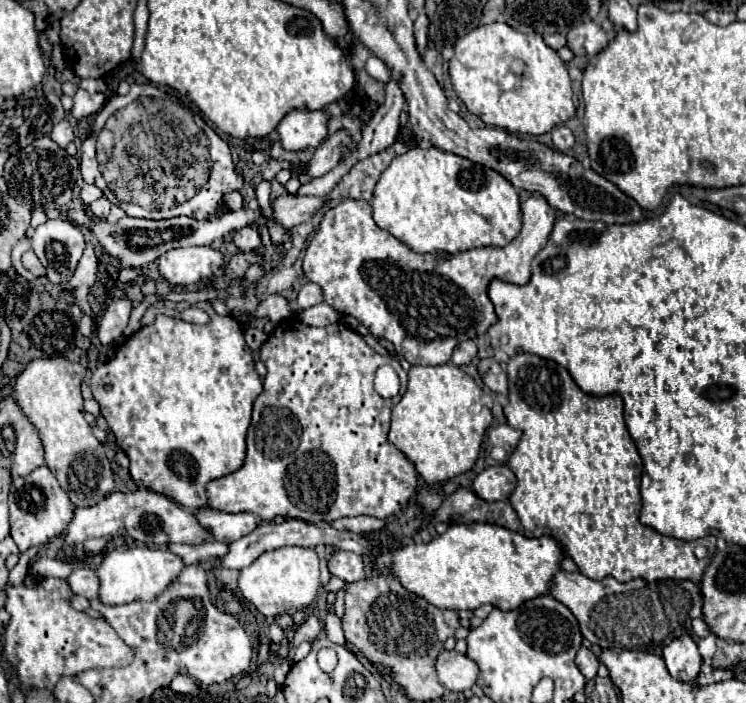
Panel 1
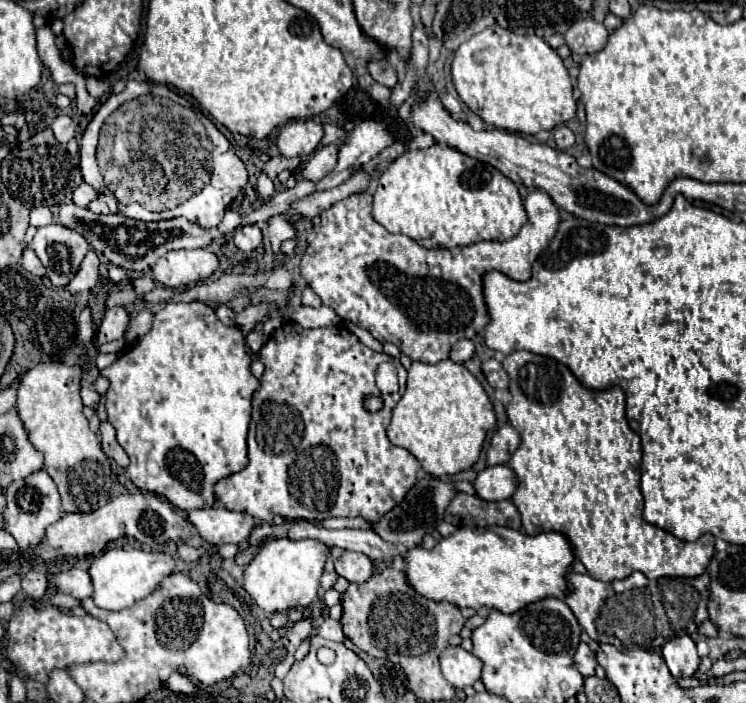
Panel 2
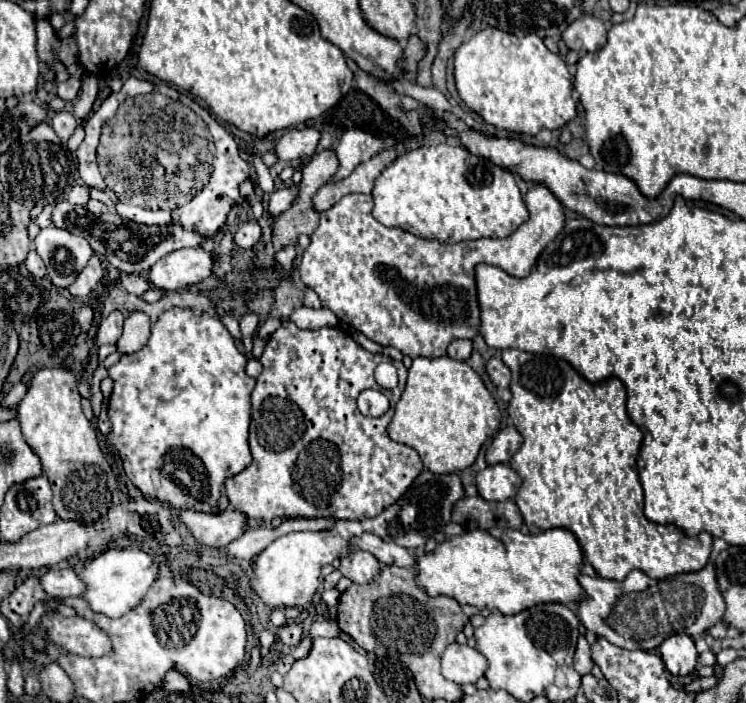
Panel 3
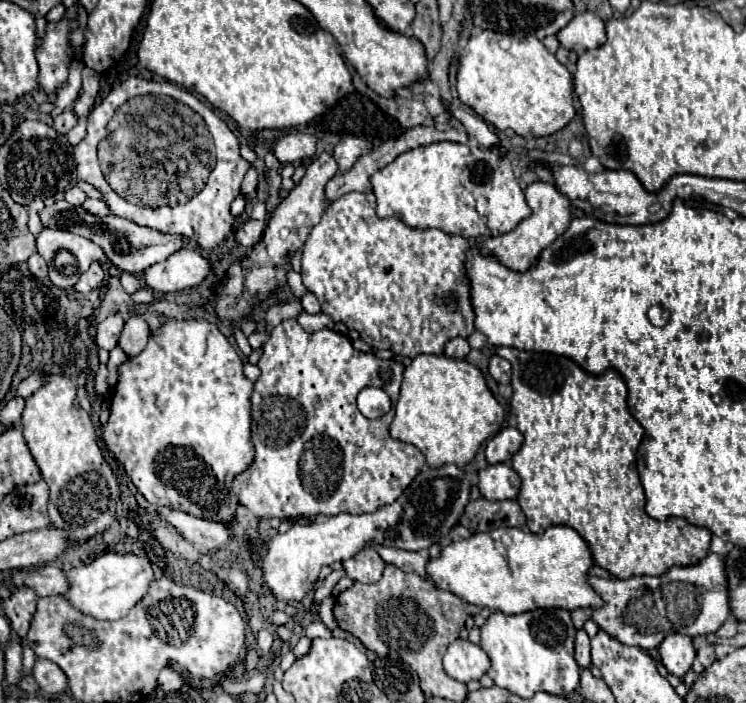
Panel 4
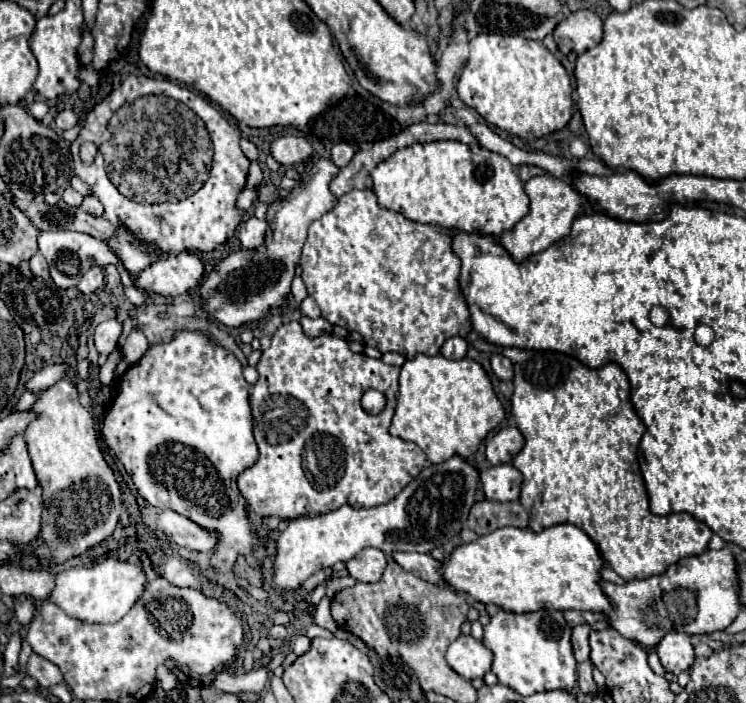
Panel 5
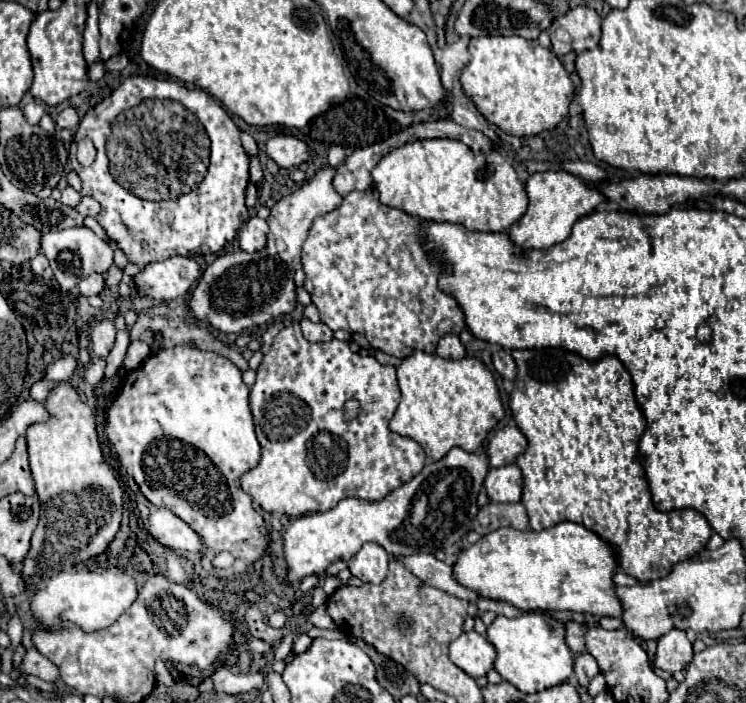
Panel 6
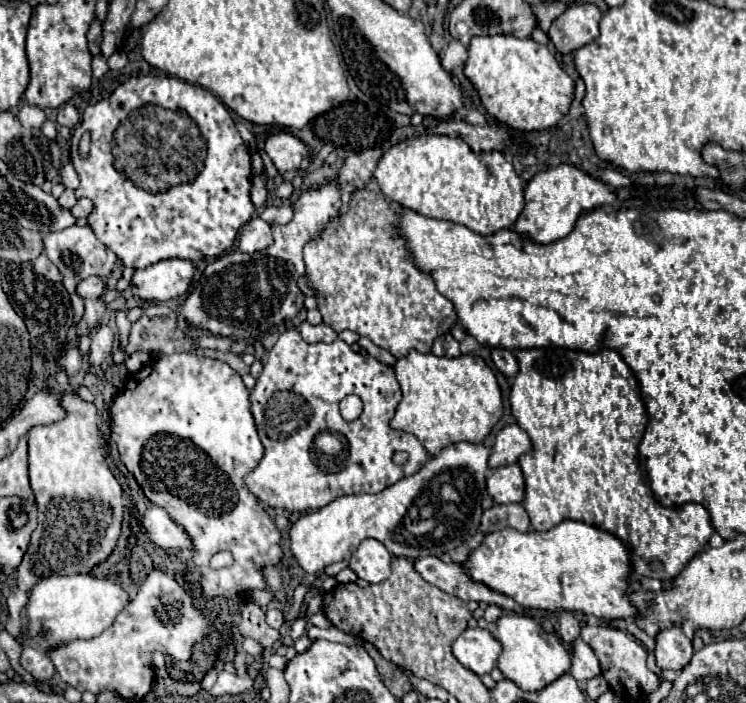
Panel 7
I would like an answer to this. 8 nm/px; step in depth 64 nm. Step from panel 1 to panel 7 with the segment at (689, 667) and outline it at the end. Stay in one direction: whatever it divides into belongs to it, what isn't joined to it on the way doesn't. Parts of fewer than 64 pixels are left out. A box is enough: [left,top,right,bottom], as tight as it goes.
[654,626,692,670]

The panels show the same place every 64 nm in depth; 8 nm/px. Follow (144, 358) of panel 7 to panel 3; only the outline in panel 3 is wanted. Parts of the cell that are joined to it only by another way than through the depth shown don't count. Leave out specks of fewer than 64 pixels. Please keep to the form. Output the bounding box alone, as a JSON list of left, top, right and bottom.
[116,312,150,354]

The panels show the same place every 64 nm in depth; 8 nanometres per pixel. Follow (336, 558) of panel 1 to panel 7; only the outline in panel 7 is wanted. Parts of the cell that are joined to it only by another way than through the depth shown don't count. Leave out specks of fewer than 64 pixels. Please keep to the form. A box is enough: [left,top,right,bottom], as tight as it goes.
[350,538,392,584]

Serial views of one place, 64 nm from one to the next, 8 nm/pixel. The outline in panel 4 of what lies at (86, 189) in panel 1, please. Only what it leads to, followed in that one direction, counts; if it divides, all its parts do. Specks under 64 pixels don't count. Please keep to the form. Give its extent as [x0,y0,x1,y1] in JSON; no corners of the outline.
[64,186,86,206]

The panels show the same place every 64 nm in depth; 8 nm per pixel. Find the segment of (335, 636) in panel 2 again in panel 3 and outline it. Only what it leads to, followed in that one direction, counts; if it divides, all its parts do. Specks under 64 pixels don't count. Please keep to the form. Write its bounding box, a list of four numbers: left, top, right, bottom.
[308,620,338,638]

